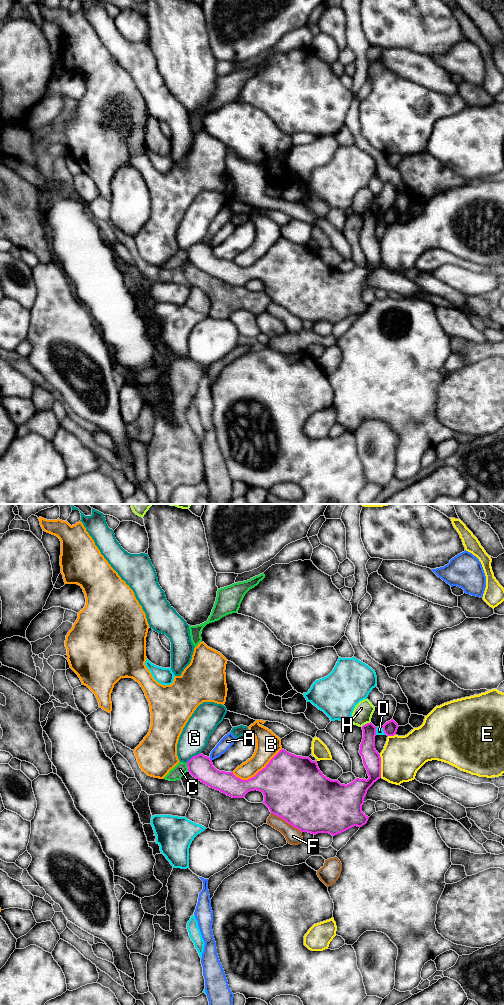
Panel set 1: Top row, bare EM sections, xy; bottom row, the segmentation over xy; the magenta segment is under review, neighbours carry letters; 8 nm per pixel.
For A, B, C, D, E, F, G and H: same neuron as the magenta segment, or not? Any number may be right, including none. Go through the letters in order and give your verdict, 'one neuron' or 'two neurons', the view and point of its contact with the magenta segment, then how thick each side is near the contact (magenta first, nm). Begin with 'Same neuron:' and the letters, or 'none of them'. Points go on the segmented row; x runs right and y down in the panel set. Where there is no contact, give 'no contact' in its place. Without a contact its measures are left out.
Same neuron: none of them
A: two neurons; meets magenta in xy at (210, 759); 190 nm thick on the magenta side, 100 nm on the other
B: two neurons; meets magenta in xy at (258, 772); 440 nm thick on the magenta side, 190 nm on the other
C: two neurons; meets magenta in xy at (187, 766); 190 nm thick on the magenta side, 100 nm on the other
D: two neurons; meets magenta in xy at (383, 730); 110 nm thick on the magenta side, 60 nm on the other
E: two neurons; meets magenta in xy at (380, 766); 150 nm thick on the magenta side, 320 nm on the other
F: two neurons; meets magenta in xy at (286, 821); 480 nm thick on the magenta side, 130 nm on the other
G: two neurons; meets magenta in xy at (193, 756); 190 nm thick on the magenta side, 220 nm on the other
H: two neurons; meets magenta in xy at (365, 724); 130 nm thick on the magenta side, 160 nm on the other

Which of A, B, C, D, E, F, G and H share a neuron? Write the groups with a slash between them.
A / B / C / D / E / F / G / H

